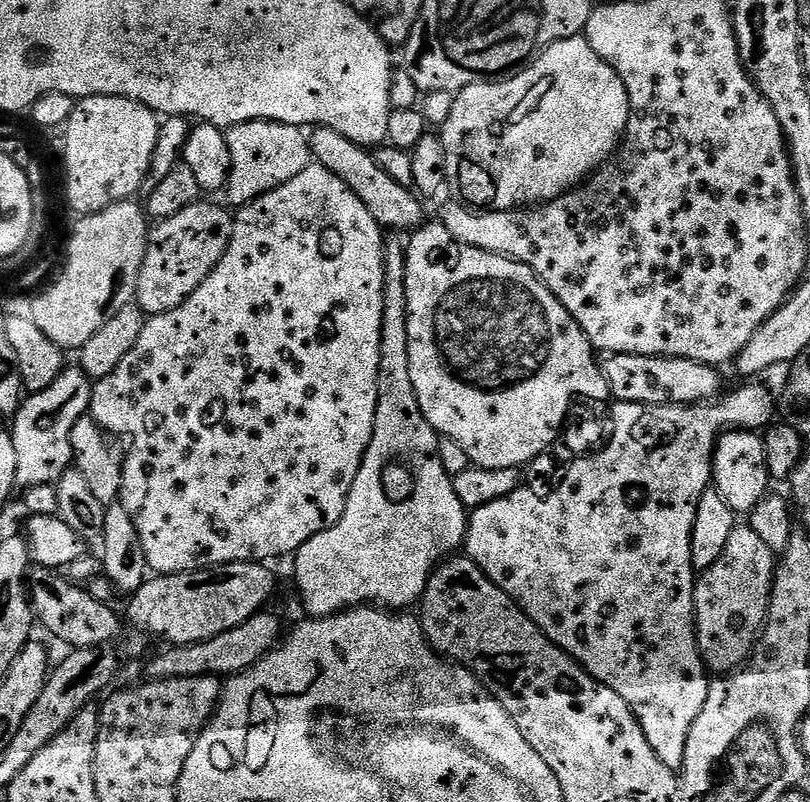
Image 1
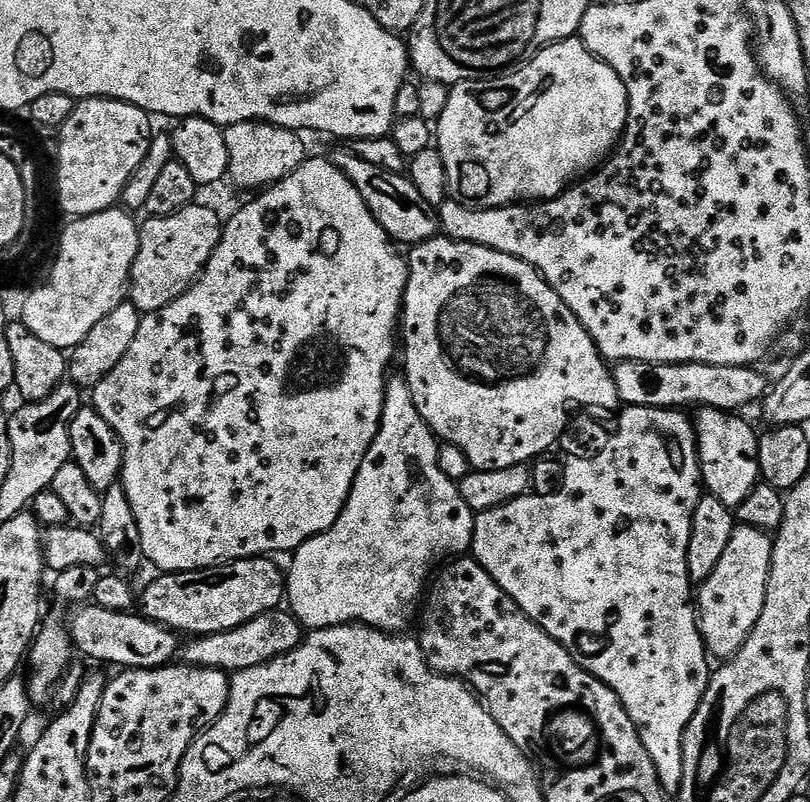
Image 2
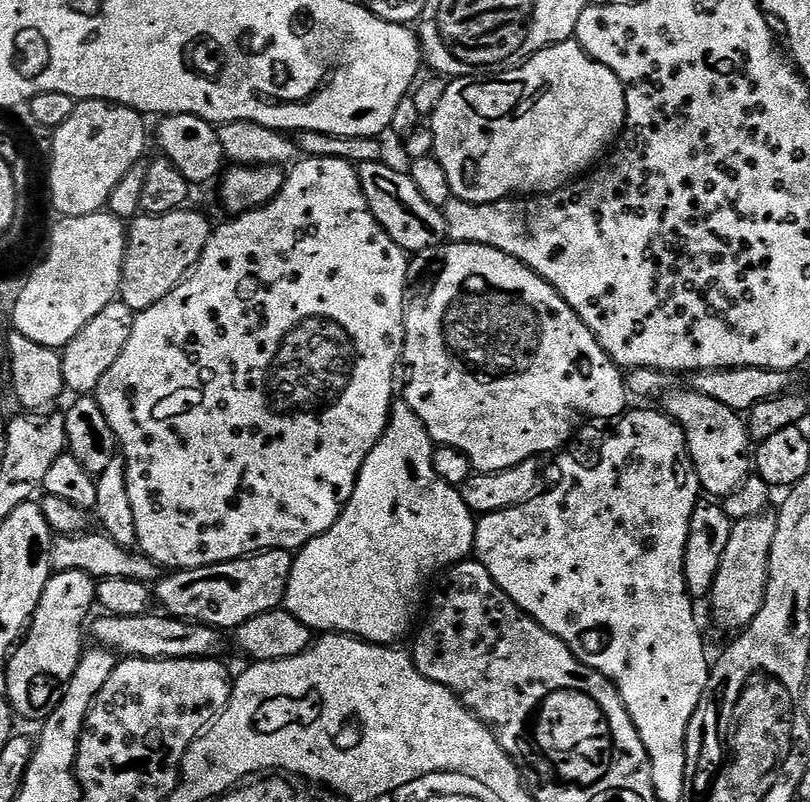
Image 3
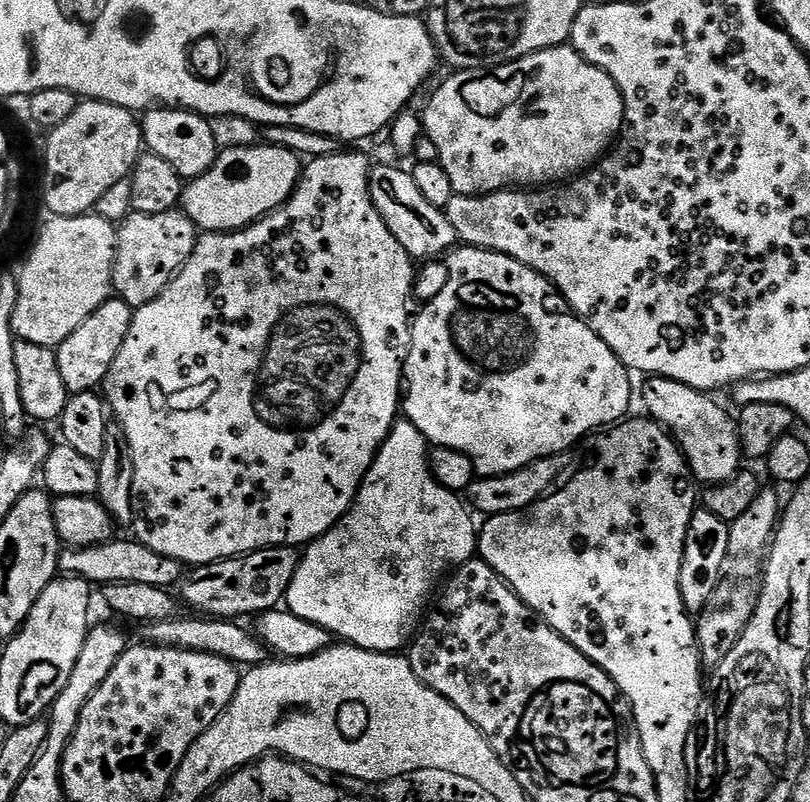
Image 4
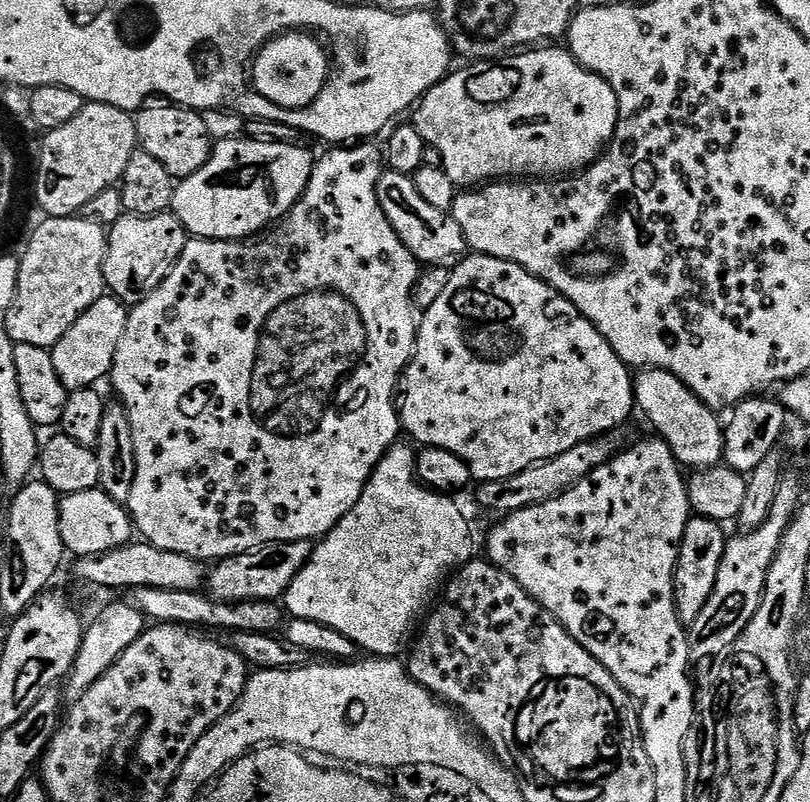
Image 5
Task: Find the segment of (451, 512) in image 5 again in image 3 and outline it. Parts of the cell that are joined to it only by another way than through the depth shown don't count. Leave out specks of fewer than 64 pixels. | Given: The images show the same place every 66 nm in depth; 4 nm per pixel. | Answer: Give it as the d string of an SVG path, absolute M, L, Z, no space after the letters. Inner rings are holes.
M406 402L393 403L392 413L388 415L386 430L382 434L382 438L378 438L374 450L370 450L370 454L356 479L354 494L350 494L338 522L334 522L334 526L330 526L330 530L326 530L295 553L292 573L288 579L288 589L284 595L283 603L283 607L290 614L294 614L294 618L298 618L305 626L320 634L343 634L366 640L369 644L395 645L400 642L396 640L402 639L407 634L408 627L411 626L412 619L416 616L416 603L420 600L420 587L435 572L441 571L440 573L443 573L449 566L455 566L473 555L476 547L477 517L468 509L466 502L462 502L459 487L442 482L442 478L438 478L438 470L434 470L434 462L432 461L433 447L432 435L426 430L422 418L418 418L418 414L414 414L414 410Z

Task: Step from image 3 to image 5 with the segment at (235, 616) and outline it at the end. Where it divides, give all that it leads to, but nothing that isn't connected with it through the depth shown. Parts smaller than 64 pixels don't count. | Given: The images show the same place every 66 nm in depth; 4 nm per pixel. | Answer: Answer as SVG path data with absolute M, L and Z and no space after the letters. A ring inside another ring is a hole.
M313 541L274 542L263 544L261 548L253 548L250 552L242 552L239 556L230 556L219 561L216 568L207 573L206 592L213 600L221 600L227 604L237 604L247 600L279 601L288 591L290 582L306 566L312 557Z

